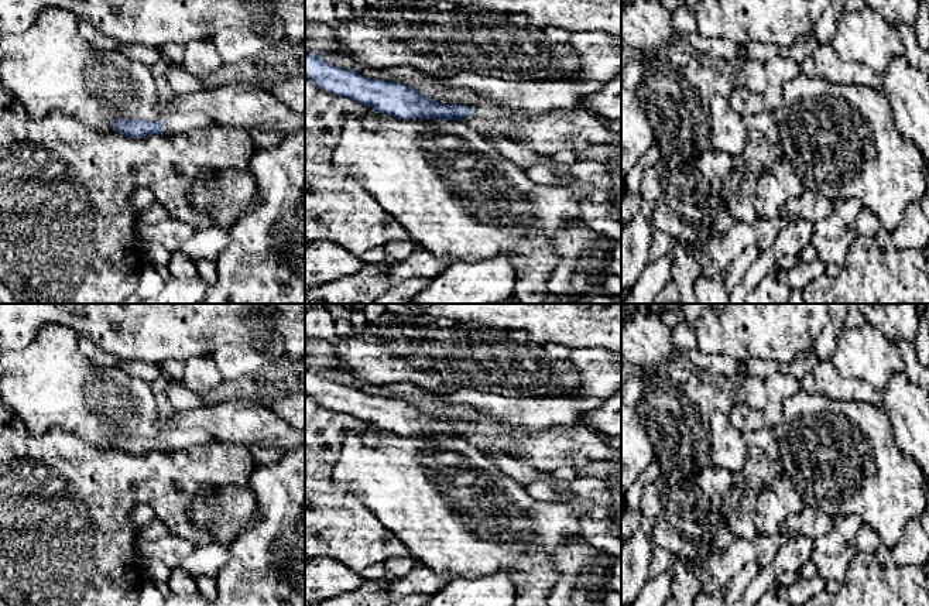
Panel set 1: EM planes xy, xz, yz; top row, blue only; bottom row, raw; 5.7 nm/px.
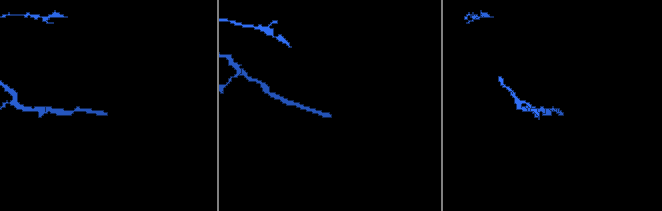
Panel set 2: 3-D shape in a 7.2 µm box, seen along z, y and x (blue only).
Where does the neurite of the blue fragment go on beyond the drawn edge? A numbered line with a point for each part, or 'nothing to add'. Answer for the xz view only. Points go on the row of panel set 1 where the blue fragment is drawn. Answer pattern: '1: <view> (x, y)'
nothing to add

